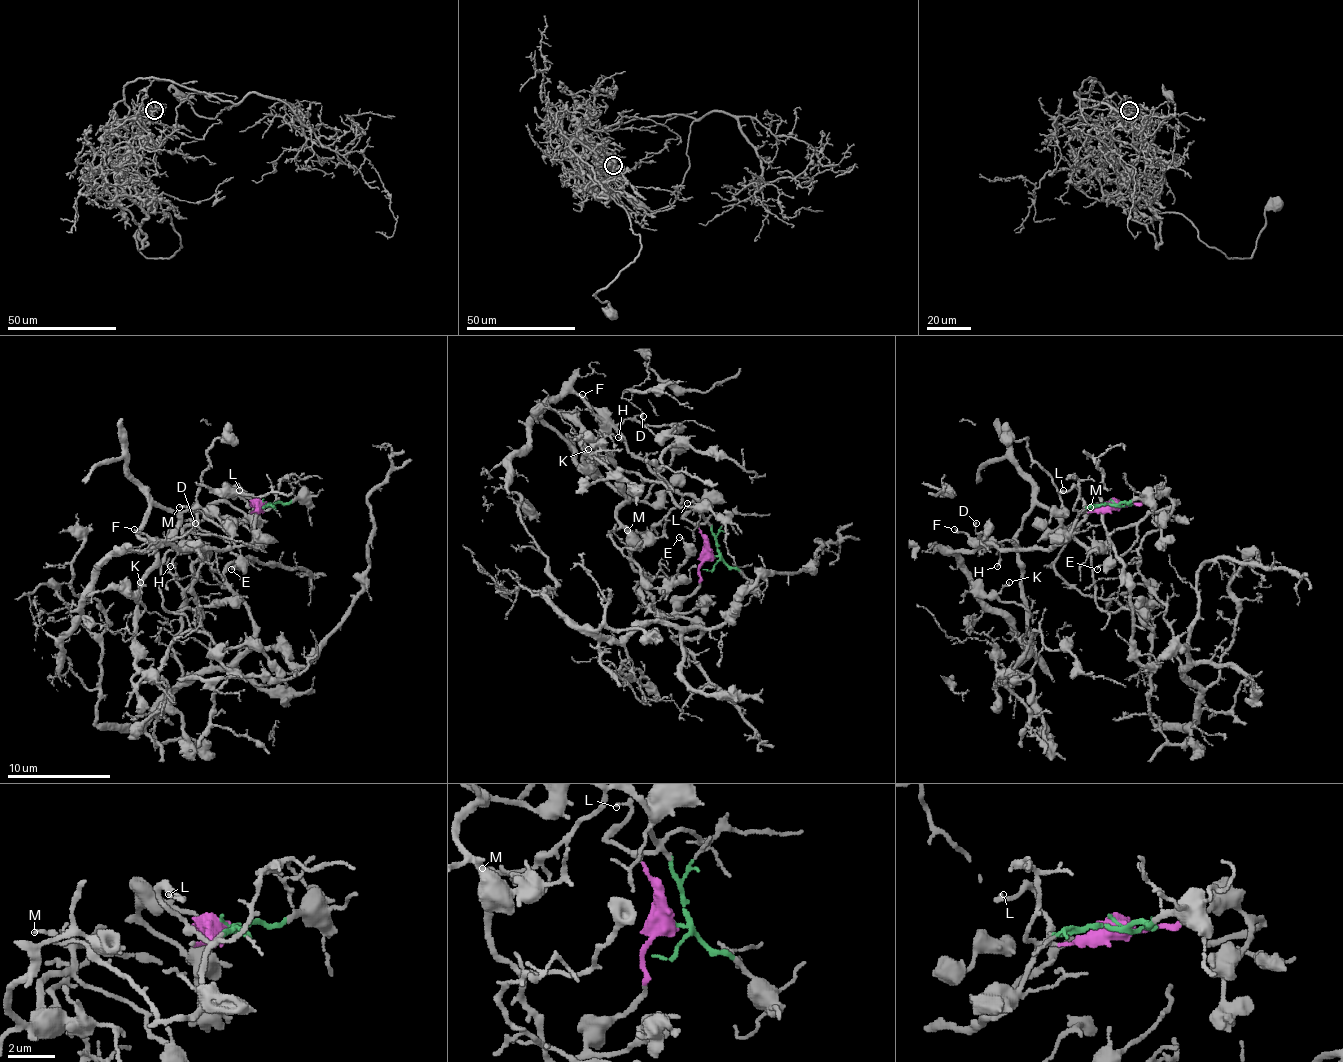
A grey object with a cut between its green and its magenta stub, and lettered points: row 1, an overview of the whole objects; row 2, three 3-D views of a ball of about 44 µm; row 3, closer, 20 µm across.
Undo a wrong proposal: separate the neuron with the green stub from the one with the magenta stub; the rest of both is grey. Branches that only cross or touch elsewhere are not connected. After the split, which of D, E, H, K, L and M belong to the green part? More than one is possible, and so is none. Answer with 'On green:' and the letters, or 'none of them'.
On green: D, H, L, M

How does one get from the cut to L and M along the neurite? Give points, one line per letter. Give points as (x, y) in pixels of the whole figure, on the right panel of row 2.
L: (1114, 502), (1094, 505), (1083, 510), (1081, 494), (1075, 489), (1065, 492), (1063, 489)
M: (1114, 502), (1088, 507), (1068, 538), (1055, 546), (1091, 507)

